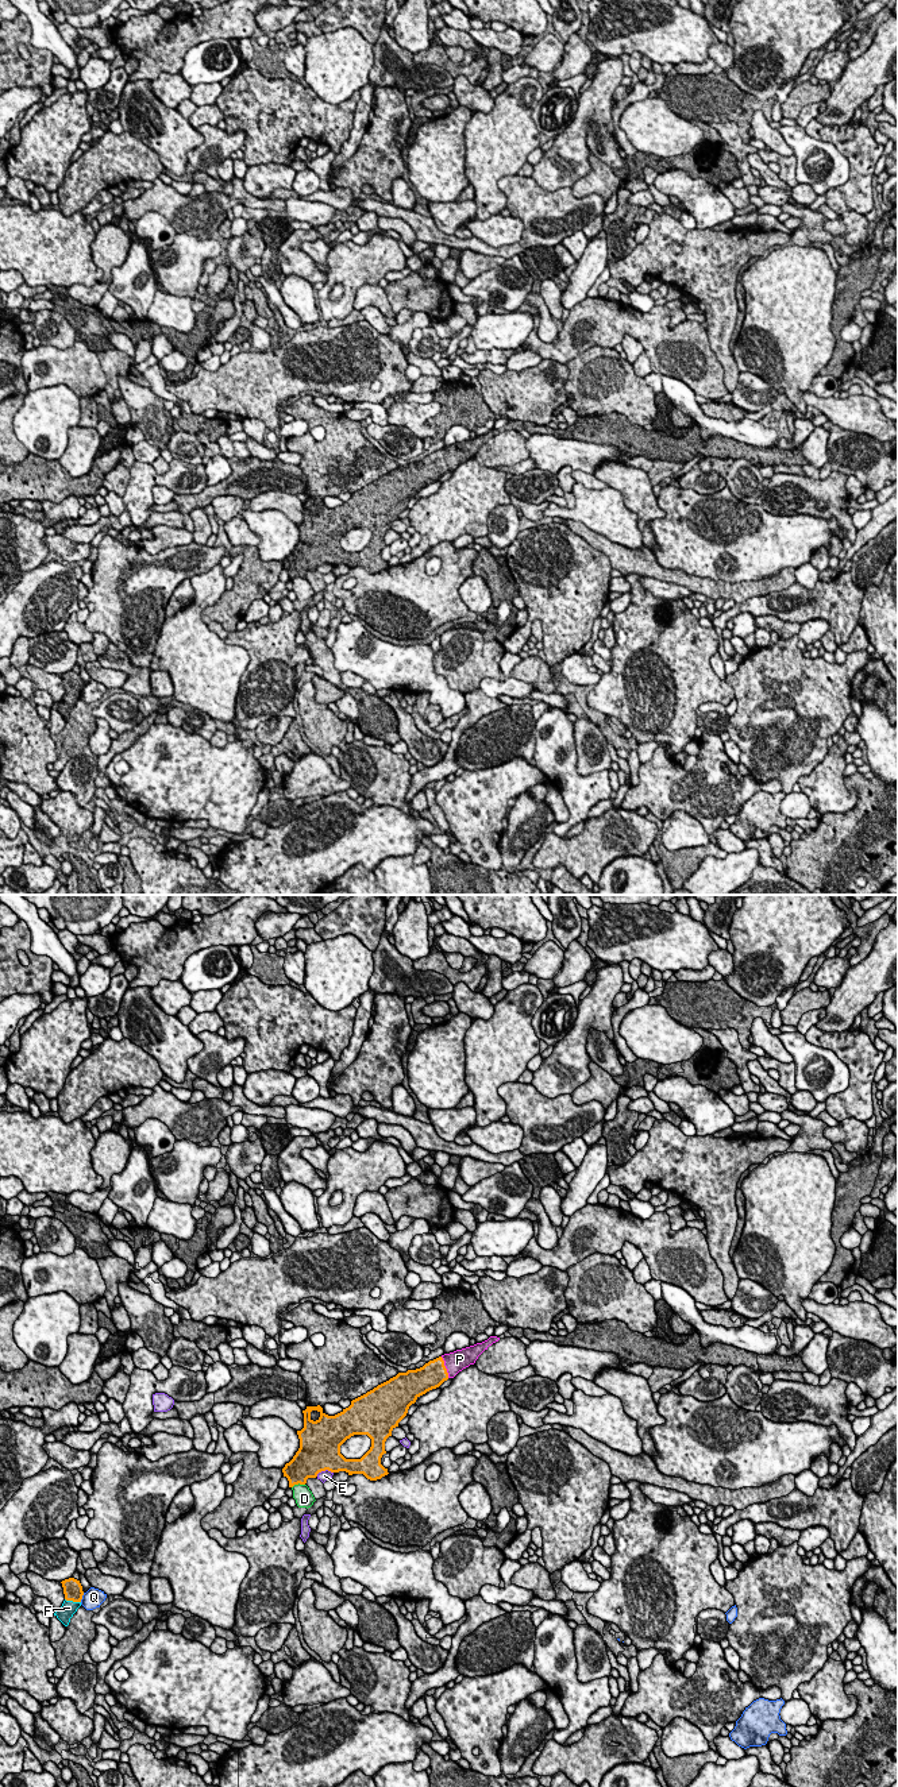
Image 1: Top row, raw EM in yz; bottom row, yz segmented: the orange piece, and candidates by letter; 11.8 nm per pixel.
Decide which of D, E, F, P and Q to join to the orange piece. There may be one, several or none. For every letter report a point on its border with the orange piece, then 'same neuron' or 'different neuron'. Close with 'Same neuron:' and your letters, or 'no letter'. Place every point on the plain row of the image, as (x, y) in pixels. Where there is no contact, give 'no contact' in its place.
D: meets orange in yz at (297, 576); different neuron
E: meets orange in yz at (324, 563); different neuron
F: meets orange in yz at (73, 694); same neuron
P: meets orange in yz at (444, 460); same neuron
Q: meets orange in yz at (81, 690); different neuron
Same neuron: F, P

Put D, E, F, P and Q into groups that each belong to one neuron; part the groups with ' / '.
D / E / F P / Q

